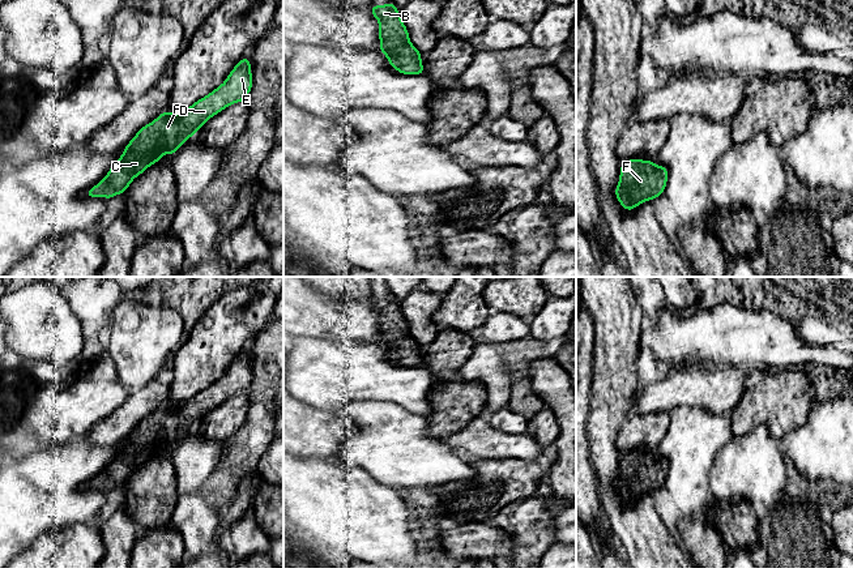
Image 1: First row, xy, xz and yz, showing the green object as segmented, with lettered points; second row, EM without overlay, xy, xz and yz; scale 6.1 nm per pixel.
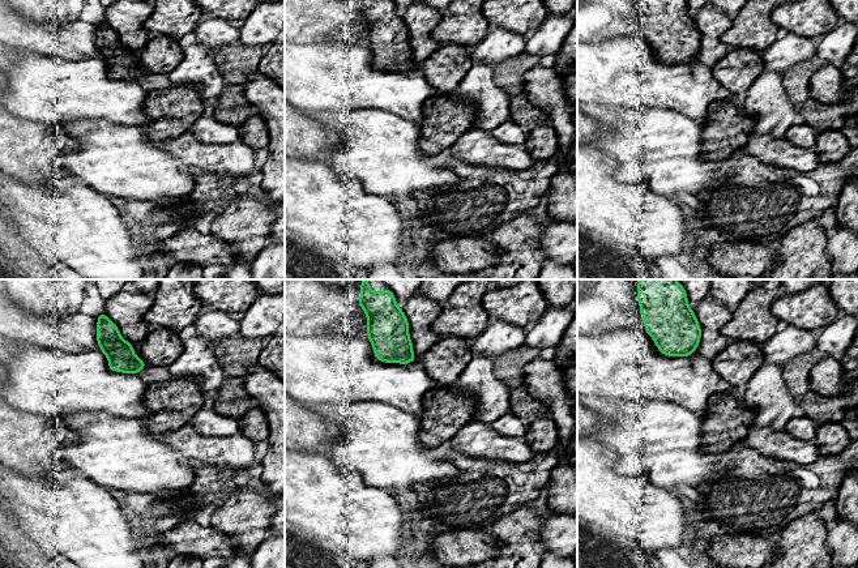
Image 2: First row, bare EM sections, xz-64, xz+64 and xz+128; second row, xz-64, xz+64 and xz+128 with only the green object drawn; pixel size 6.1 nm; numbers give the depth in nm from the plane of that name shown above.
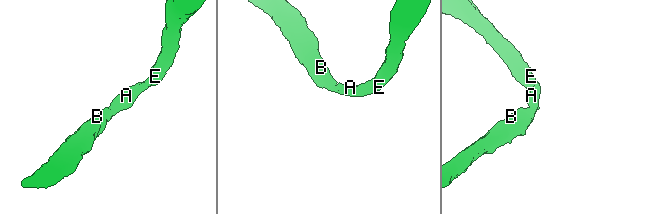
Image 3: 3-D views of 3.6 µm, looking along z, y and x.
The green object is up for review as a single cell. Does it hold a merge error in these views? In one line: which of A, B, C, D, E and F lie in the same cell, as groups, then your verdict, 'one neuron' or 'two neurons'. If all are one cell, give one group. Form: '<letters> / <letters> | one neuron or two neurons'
A B C D E F | one neuron

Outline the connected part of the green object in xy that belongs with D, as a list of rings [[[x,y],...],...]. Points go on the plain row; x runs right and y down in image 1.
[[[249,349],[242,351],[226,373],[206,389],[176,407],[165,403],[142,419],[125,439],[106,470],[86,484],[88,490],[111,491],[123,486],[131,474],[169,445],[171,449],[204,415],[227,398],[243,394],[252,381]]]

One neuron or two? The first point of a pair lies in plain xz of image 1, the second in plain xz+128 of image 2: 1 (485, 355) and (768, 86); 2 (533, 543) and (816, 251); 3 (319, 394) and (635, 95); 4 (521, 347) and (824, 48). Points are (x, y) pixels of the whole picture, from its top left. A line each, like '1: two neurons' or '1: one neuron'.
1: one neuron
2: one neuron
3: one neuron
4: two neurons

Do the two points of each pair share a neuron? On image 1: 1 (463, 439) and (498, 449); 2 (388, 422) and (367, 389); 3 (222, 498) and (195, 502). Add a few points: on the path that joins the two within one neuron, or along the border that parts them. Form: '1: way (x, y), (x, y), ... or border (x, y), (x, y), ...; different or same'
1: way (472, 440), (489, 443); same
2: border (345, 404), (353, 401), (391, 401), (405, 409); different
3: border (199, 490), (200, 495), (220, 512); different

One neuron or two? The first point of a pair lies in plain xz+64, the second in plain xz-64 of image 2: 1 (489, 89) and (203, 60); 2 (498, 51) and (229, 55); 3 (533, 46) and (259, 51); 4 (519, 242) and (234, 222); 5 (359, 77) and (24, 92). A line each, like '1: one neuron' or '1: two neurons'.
1: one neuron
2: two neurons
3: two neurons
4: one neuron
5: one neuron

